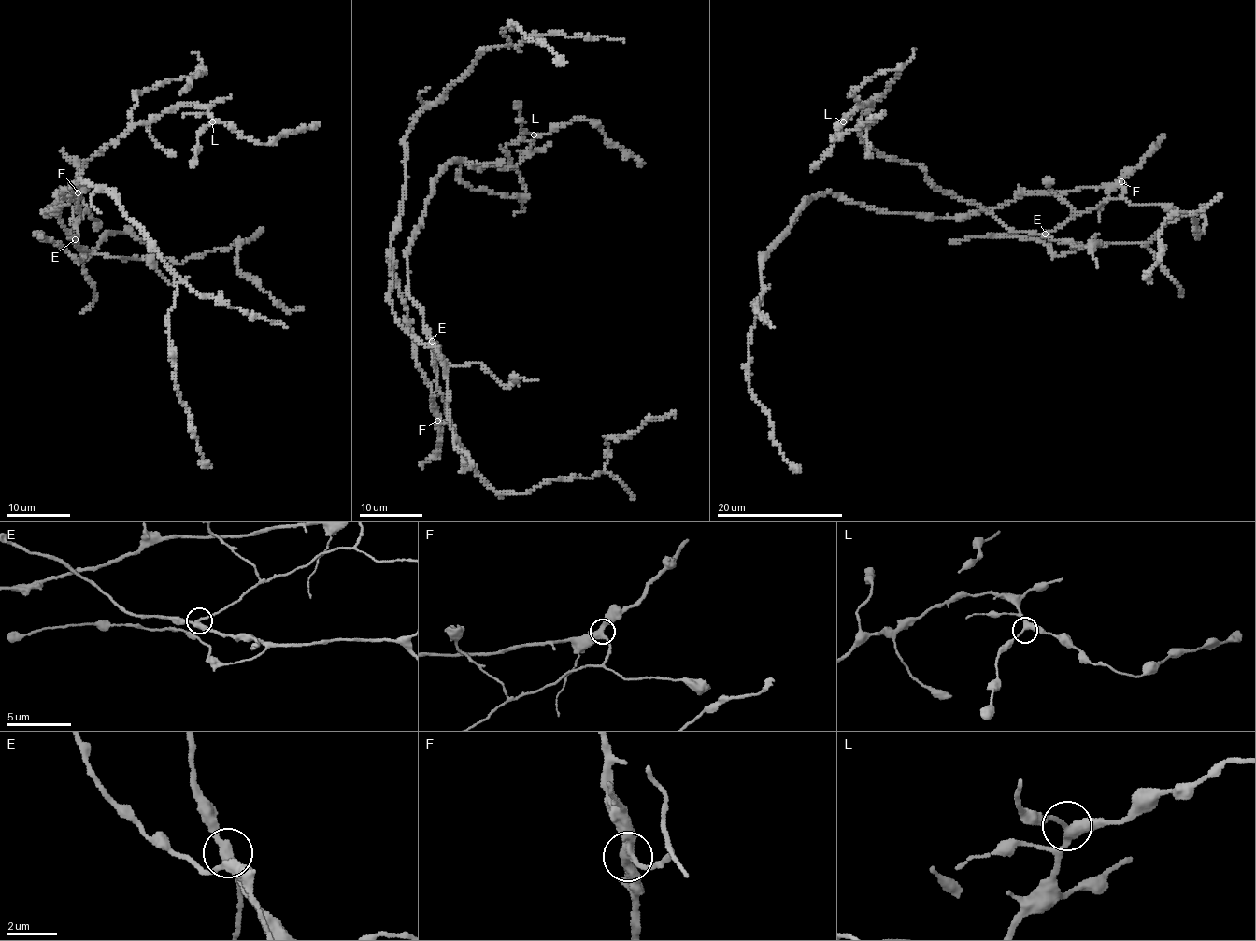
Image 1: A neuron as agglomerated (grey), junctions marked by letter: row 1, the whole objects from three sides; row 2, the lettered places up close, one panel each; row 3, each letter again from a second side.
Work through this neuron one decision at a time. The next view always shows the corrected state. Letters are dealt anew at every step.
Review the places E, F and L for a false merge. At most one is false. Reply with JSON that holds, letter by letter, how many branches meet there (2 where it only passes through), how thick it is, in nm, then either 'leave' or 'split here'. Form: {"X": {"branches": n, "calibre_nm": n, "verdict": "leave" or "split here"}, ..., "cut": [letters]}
{"E": {"branches": 3, "calibre_nm": 320, "verdict": "split here"}, "F": {"branches": 3, "calibre_nm": 320, "verdict": "leave"}, "L": {"branches": 3, "calibre_nm": 320, "verdict": "leave"}, "cut": ["E"]}

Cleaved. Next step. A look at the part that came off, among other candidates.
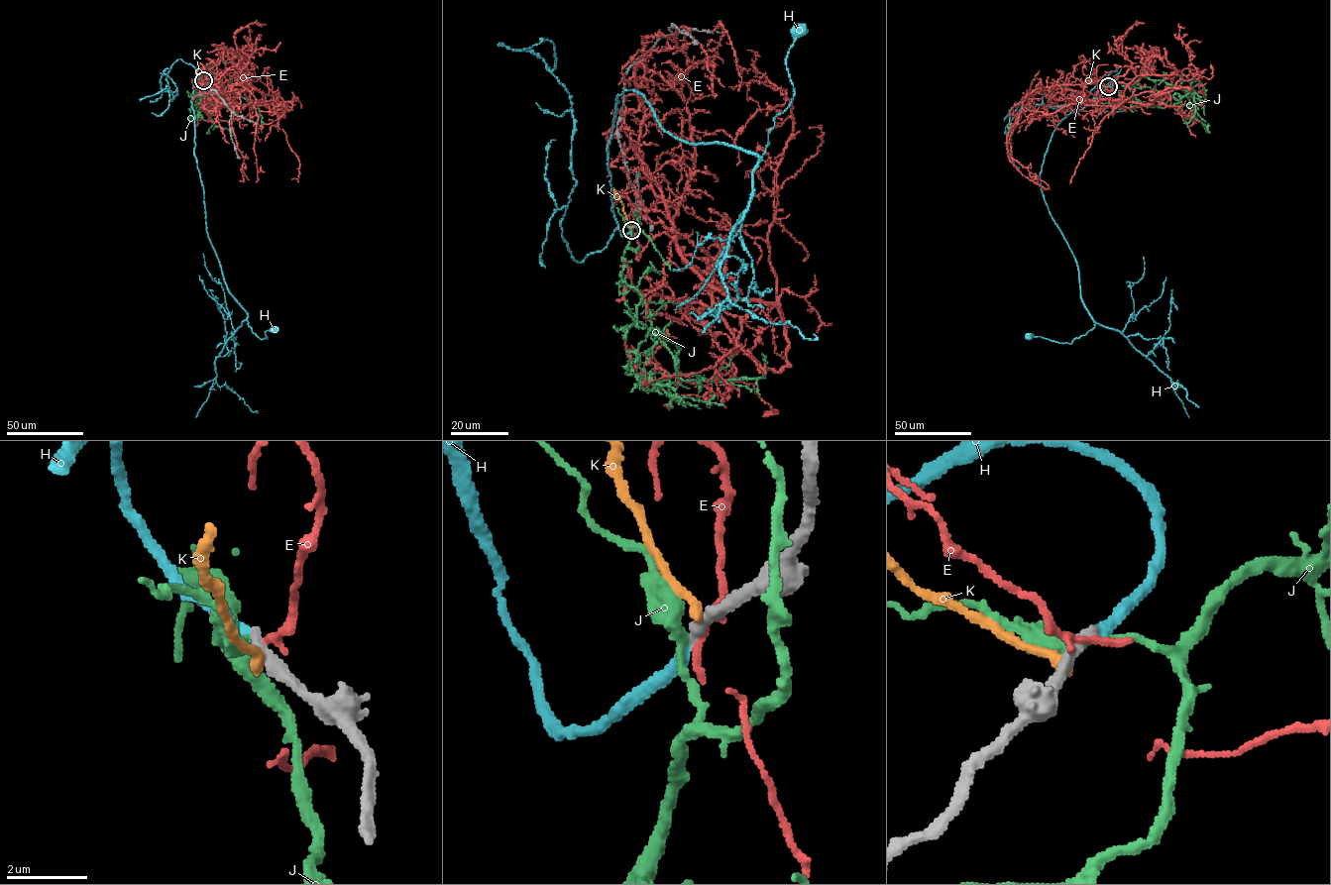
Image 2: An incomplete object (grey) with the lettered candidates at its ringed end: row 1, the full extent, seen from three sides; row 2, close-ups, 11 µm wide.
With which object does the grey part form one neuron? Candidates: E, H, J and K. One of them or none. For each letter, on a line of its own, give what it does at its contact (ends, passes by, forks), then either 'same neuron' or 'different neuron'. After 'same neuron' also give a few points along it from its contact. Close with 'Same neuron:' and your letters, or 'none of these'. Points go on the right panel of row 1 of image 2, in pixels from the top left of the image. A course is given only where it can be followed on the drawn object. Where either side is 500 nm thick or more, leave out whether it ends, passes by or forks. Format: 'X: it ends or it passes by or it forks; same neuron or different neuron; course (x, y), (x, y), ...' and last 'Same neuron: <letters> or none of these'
E: it ends; different neuron
H: it ends; same neuron; course (1108, 86), (1107, 79), (1099, 81), (1056, 126), (1041, 172), (1094, 326), (1071, 343), (1029, 335)
J: it passes by; different neuron
K: it ends; different neuron
Same neuron: H

